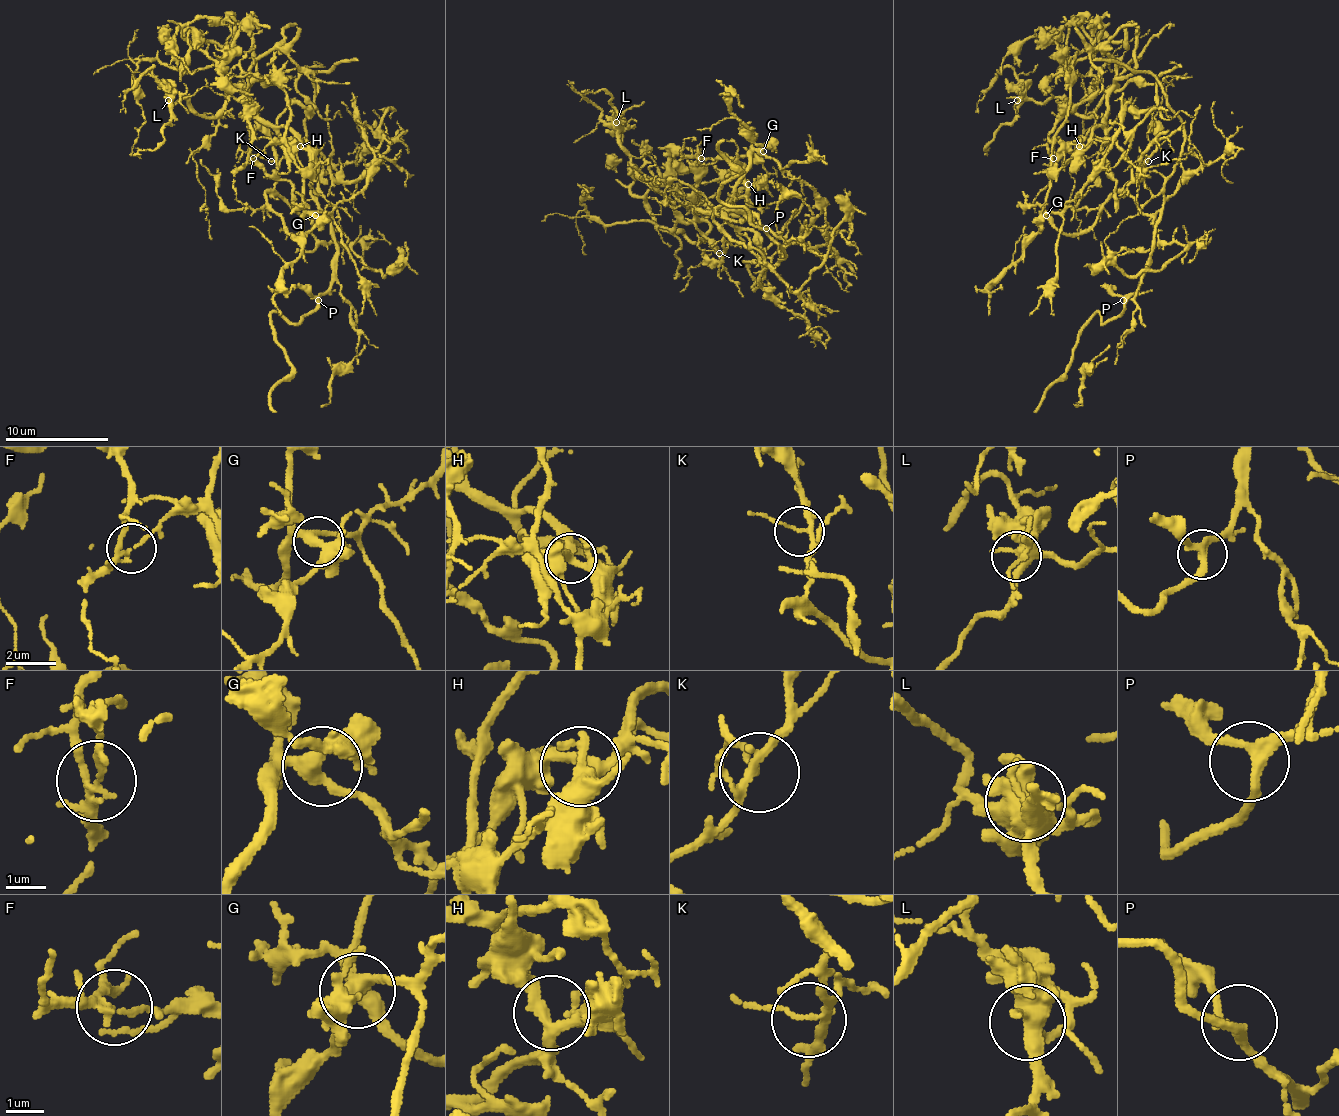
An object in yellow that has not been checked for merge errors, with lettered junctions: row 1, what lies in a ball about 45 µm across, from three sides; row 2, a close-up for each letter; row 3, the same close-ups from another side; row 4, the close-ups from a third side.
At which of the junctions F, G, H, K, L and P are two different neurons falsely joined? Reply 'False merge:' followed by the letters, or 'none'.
False merge: F

